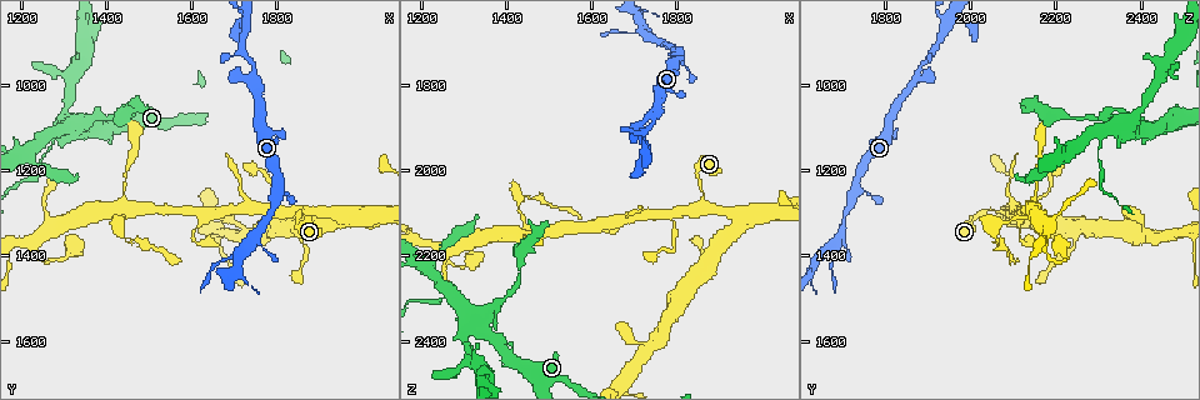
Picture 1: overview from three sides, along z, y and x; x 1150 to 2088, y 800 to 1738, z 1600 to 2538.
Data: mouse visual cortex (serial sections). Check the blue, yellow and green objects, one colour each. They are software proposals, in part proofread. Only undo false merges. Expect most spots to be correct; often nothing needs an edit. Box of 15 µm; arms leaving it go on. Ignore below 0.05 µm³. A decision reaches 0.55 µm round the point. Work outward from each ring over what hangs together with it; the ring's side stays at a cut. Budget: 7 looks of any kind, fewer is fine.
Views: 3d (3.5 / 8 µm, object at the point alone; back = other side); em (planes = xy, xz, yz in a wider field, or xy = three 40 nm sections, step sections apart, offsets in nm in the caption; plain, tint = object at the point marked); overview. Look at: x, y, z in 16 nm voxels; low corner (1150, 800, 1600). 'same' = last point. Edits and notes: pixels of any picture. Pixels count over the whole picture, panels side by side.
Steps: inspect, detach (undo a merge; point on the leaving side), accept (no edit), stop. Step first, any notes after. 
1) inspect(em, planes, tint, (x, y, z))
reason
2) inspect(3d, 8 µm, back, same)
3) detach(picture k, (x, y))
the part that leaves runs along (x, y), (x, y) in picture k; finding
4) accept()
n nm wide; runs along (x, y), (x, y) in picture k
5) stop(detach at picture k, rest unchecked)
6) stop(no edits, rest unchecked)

inspect(3d, 8 µm, (1940, 1305, 2115))

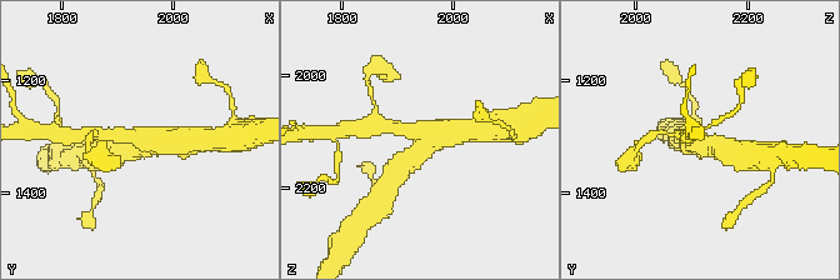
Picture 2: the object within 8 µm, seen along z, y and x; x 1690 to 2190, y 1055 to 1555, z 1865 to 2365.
inspect(3d, 3.5 µm, (1945, 1305, 2120))

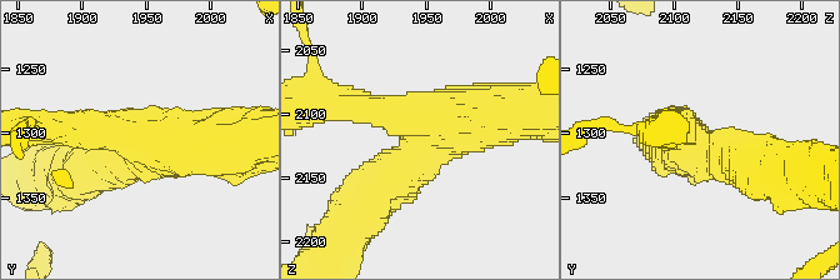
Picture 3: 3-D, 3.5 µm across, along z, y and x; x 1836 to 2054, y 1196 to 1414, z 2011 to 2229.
inspect(em, xy, step 2, tint, (1948, 1306, 2112))

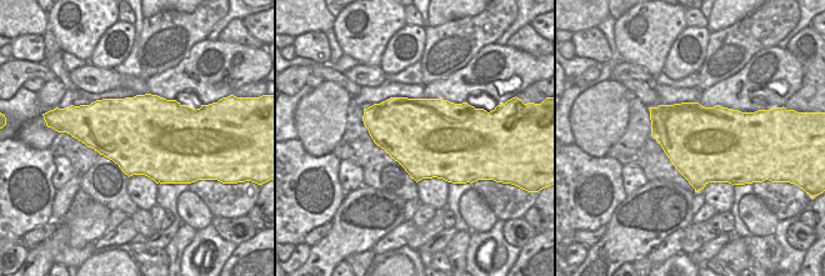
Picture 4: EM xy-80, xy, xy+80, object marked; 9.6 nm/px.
accept()
750 nm wide; runs along (666, 129), (708, 155), (753, 163) in picture 3; continuous, no second cell

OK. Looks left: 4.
inspect(em, planes, tint, (1720, 855, 1950))
thin arm on a thick one

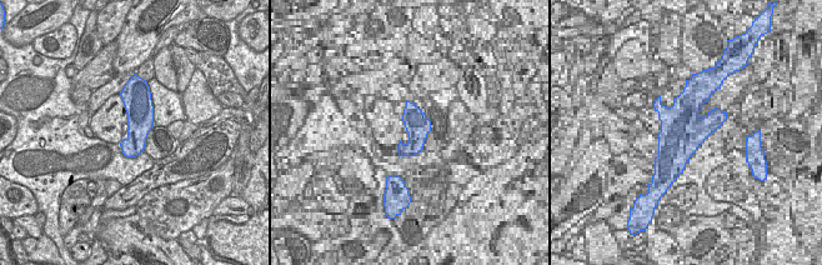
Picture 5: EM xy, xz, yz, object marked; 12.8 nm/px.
inspect(3d, 3.5 µm, same)

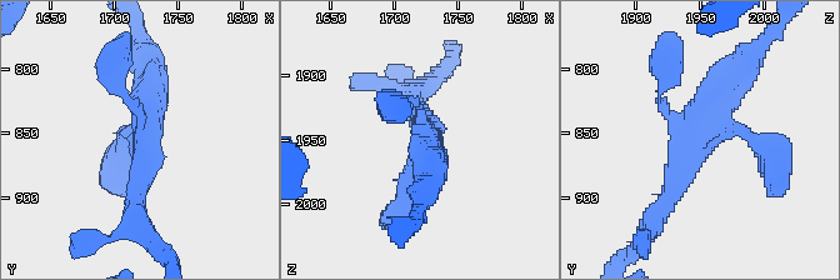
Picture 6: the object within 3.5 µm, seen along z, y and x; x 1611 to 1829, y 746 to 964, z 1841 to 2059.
accept()
4 arms; runs along (653, 216), (720, 129), (761, 144) in picture 6; one cell here

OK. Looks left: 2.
inspect(3d, 3.5 µm, (1775, 1200, 2185))
calibre changes

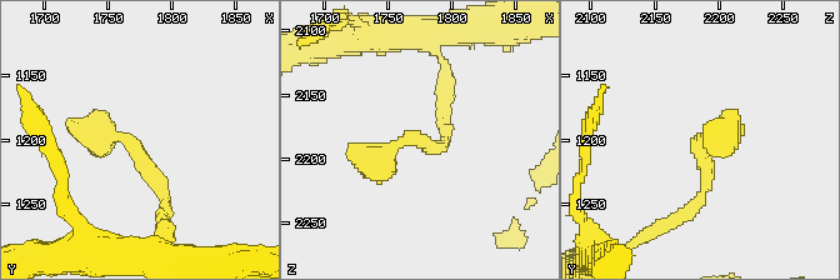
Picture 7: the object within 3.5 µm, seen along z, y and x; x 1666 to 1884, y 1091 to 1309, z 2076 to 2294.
inspect(em, xy, step 2, tint, (1774, 1208, 2184))

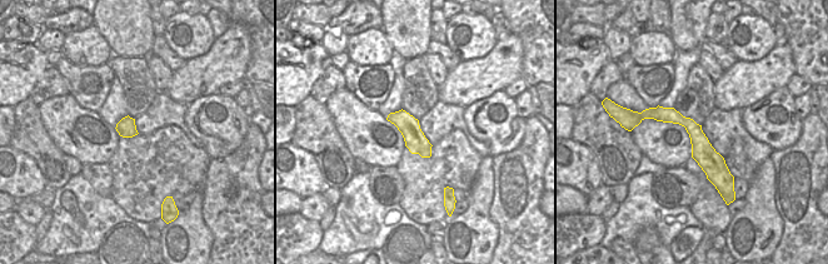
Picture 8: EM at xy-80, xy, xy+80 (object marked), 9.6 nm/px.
accept()
arms of 150, 350 nm; runs along (646, 114), (683, 120), (727, 175) in picture 8; all the same cell

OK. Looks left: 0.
stop(no edits, rest unchecked)

